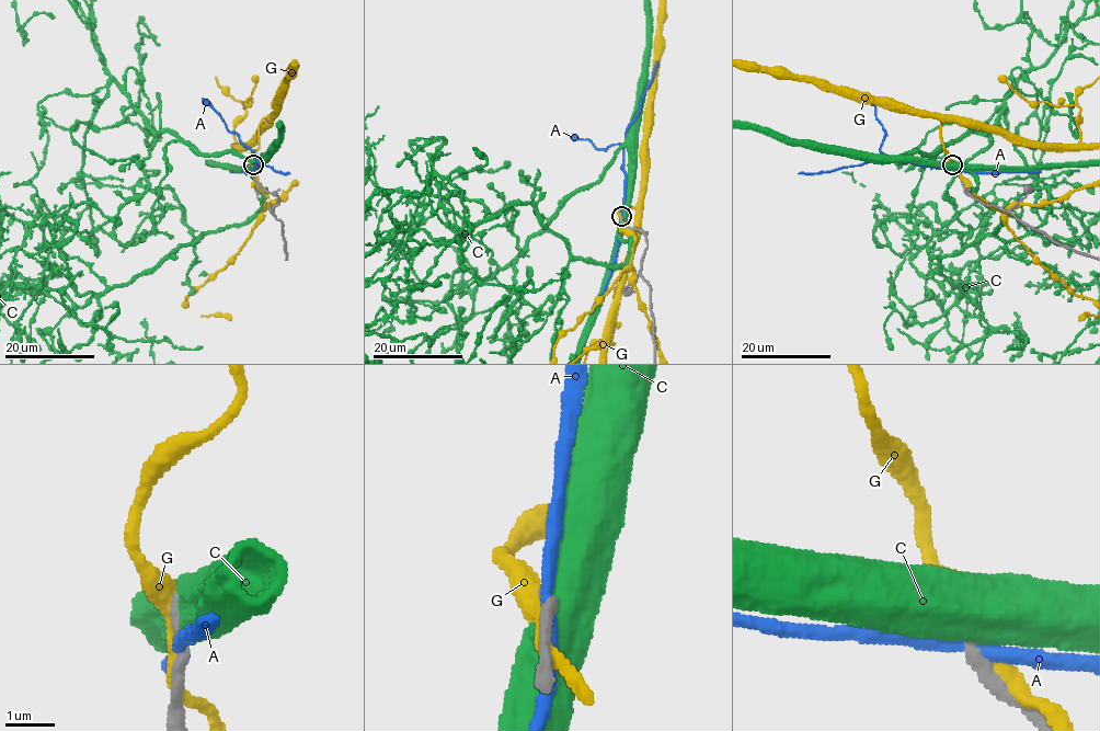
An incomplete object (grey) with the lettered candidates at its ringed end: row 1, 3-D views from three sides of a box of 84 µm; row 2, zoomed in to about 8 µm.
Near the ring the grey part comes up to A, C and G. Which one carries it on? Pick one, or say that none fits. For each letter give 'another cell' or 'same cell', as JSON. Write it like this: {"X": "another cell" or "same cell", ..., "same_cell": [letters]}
{"A": "another cell", "C": "another cell", "G": "another cell", "same_cell": []}

